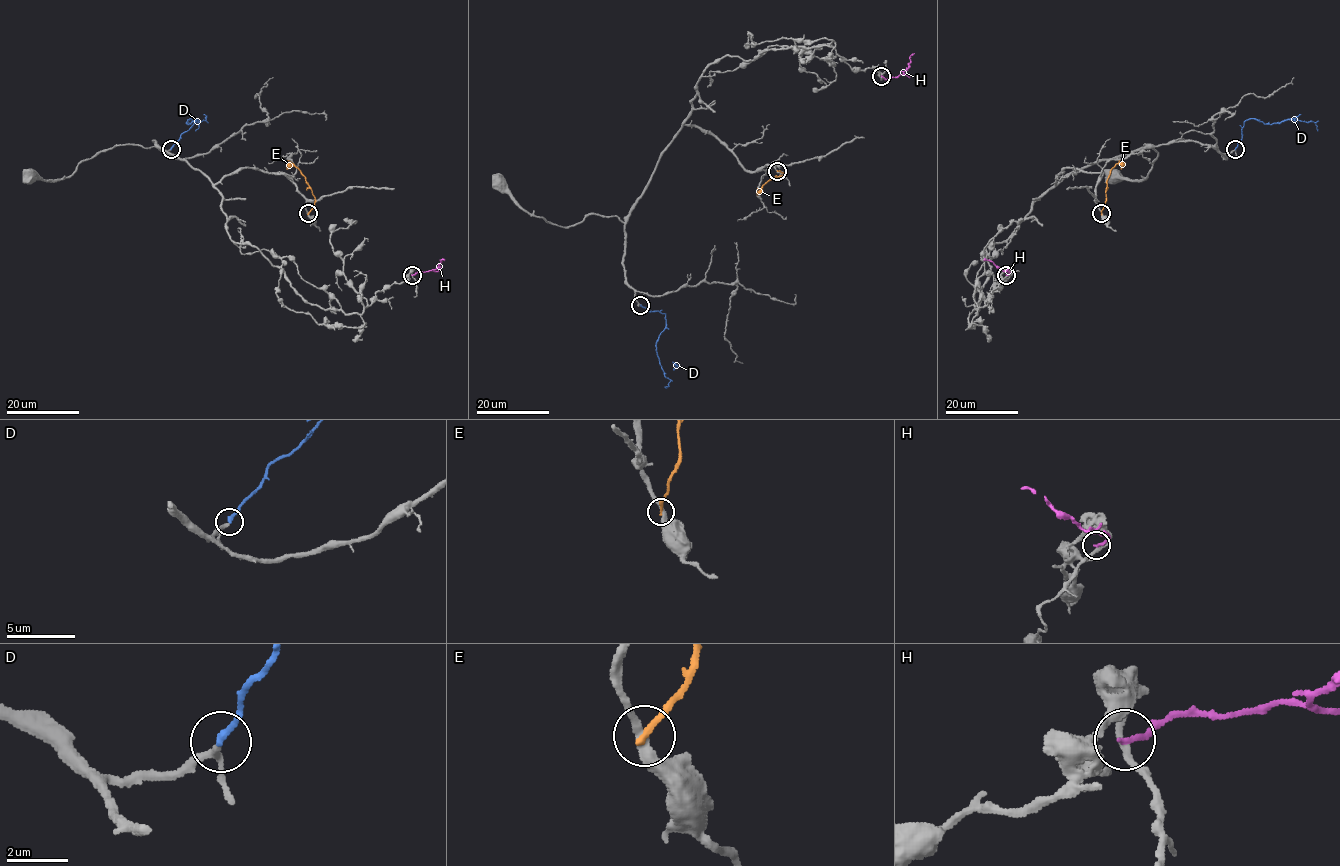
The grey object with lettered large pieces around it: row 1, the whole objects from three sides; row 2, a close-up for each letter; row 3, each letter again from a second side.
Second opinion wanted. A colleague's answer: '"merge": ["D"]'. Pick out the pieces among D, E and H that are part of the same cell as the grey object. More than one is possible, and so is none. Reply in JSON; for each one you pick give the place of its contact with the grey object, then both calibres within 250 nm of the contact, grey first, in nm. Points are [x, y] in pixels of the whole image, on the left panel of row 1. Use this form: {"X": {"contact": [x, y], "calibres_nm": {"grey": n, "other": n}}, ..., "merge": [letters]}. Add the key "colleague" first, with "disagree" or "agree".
{"colleague": "agree", "D": {"contact": [171, 149], "calibres_nm": {"grey": 200, "other": 260}}, "merge": ["D"]}

